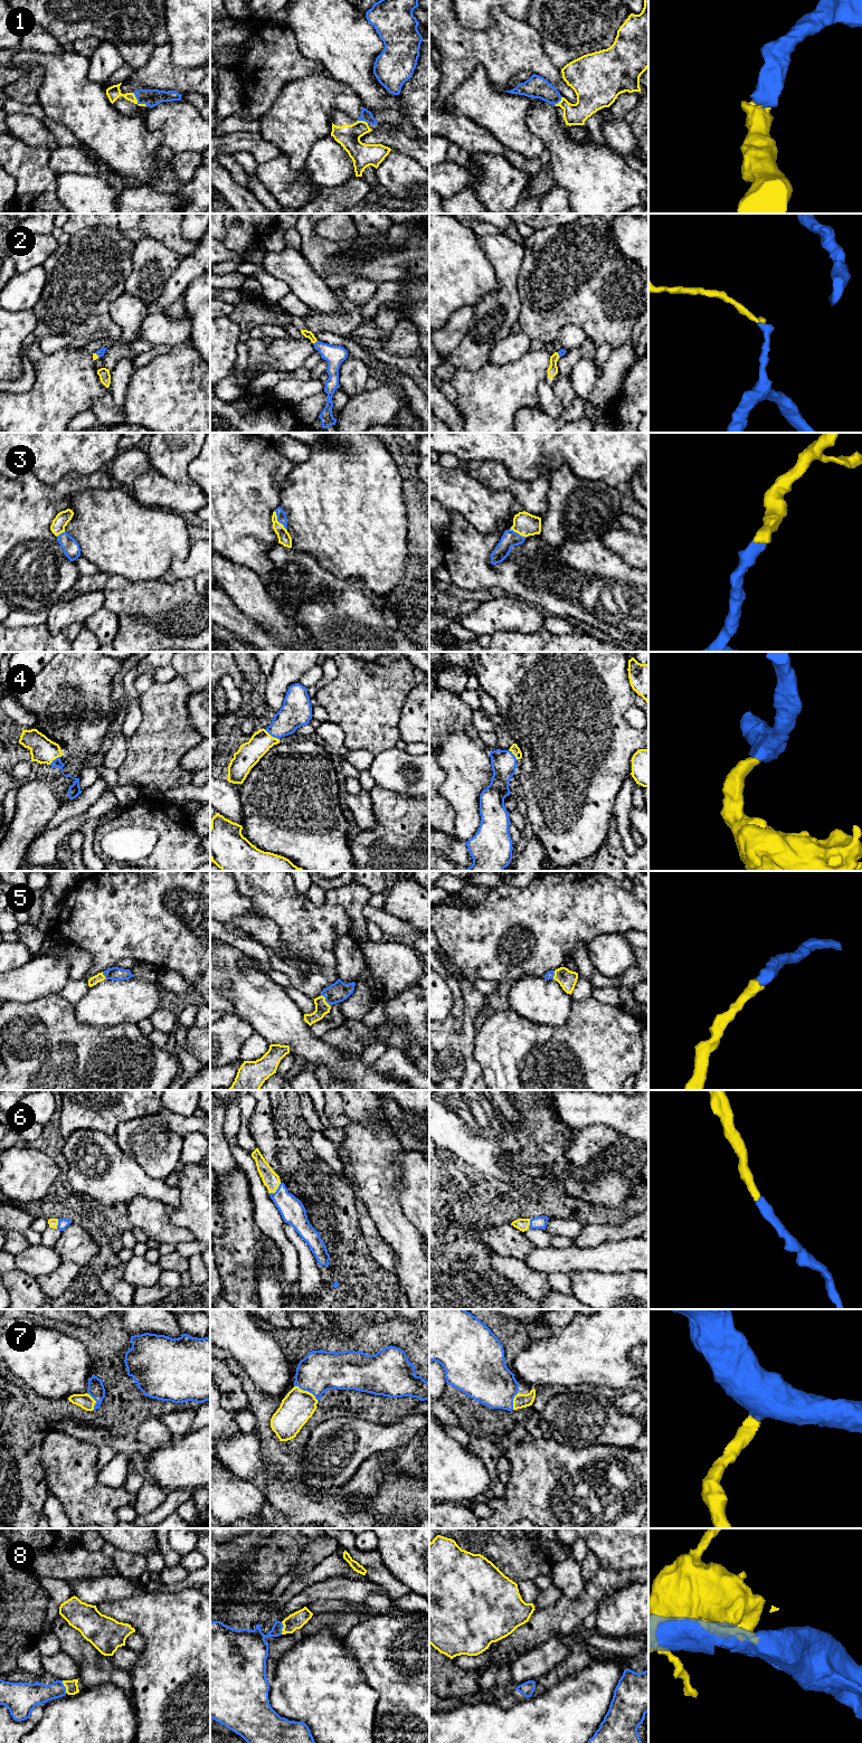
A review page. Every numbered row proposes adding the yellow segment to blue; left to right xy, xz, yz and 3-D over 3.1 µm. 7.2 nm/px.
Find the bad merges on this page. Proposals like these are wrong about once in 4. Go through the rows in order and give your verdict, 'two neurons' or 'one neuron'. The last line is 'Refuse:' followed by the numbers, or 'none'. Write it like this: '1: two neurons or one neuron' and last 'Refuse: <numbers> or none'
1: one neuron
2: two neurons
3: one neuron
4: one neuron
5: one neuron
6: one neuron
7: one neuron
8: one neuron
Refuse: 2

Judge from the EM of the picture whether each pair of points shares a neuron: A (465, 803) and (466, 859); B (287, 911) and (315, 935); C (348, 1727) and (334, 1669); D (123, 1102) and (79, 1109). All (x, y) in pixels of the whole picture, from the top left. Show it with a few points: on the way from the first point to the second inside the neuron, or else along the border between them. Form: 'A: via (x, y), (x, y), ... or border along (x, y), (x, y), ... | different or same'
A: border along (454, 839), (464, 844) | different
B: via (294, 916), (309, 930) | same
C: via (340, 1713), (339, 1706), (334, 1701), (334, 1684) | same
D: via (112, 1107), (91, 1108) | same

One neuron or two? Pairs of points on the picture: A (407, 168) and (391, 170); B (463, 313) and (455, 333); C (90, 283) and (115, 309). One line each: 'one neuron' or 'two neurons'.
A: one neuron
B: one neuron
C: two neurons

